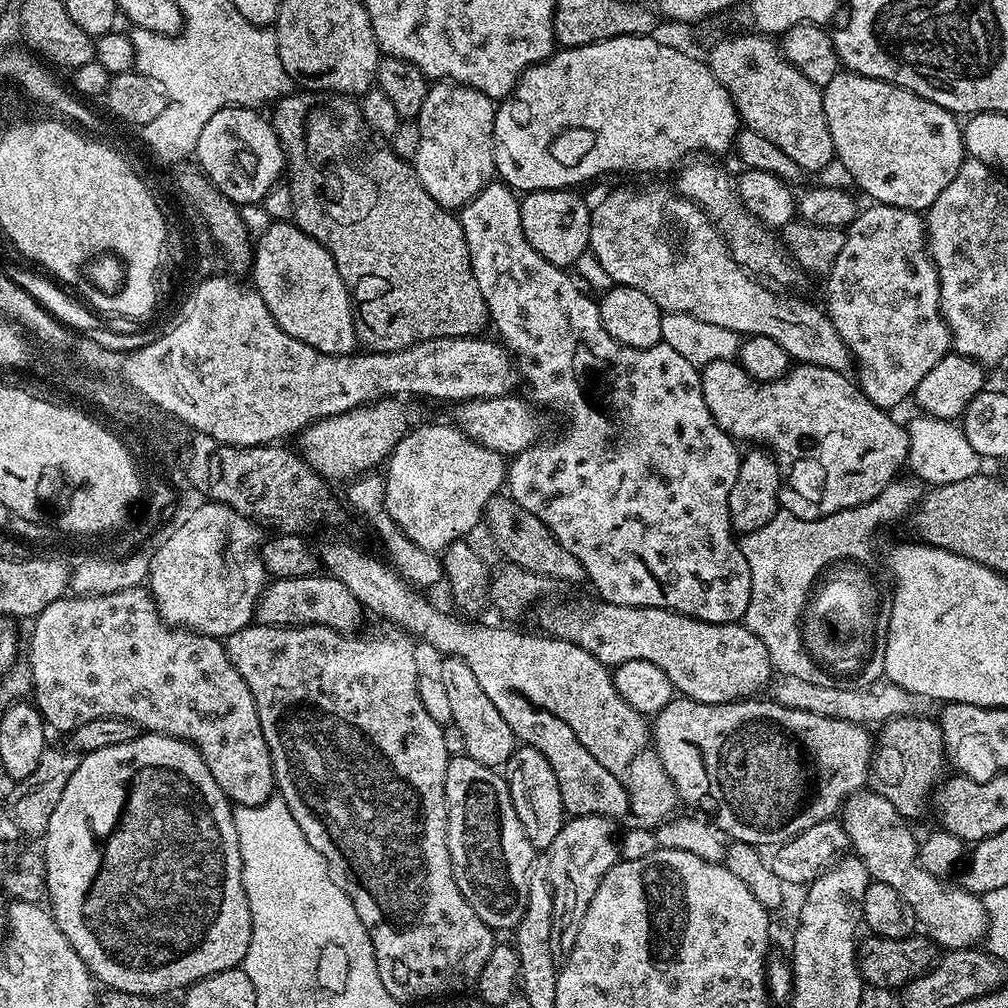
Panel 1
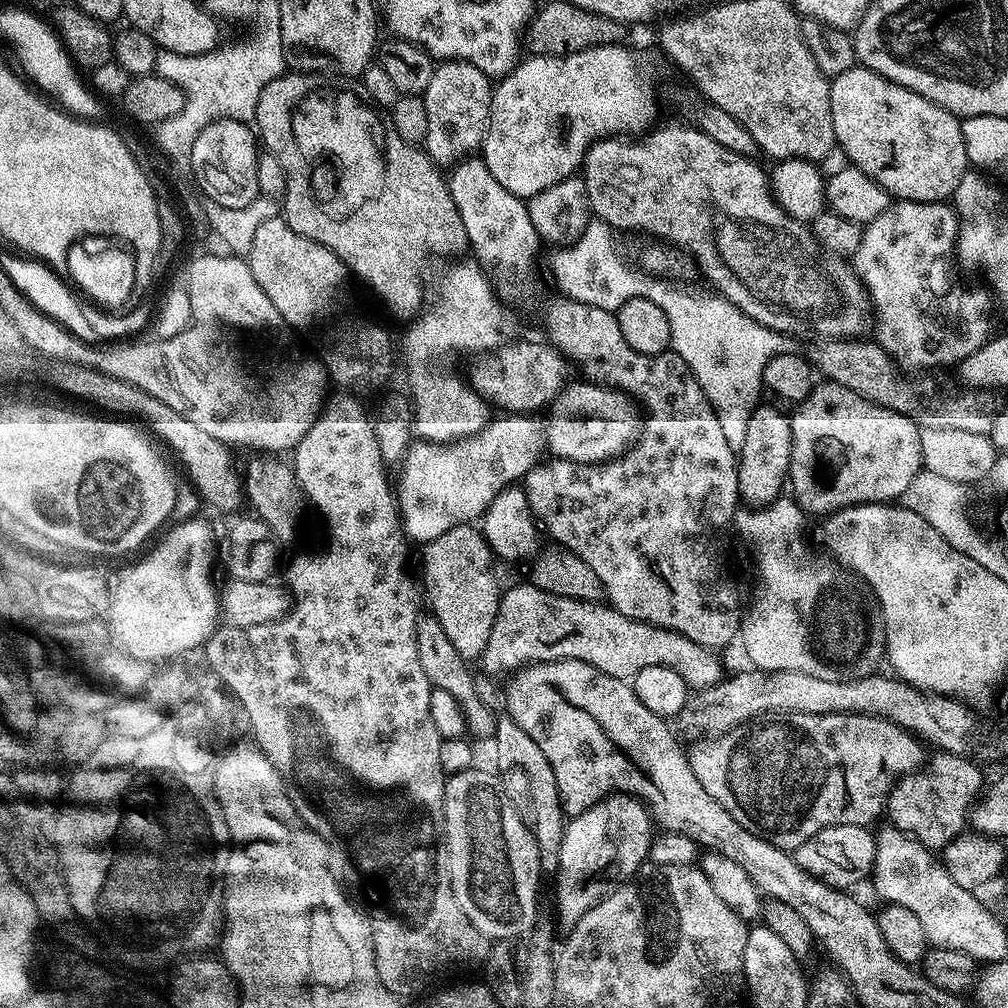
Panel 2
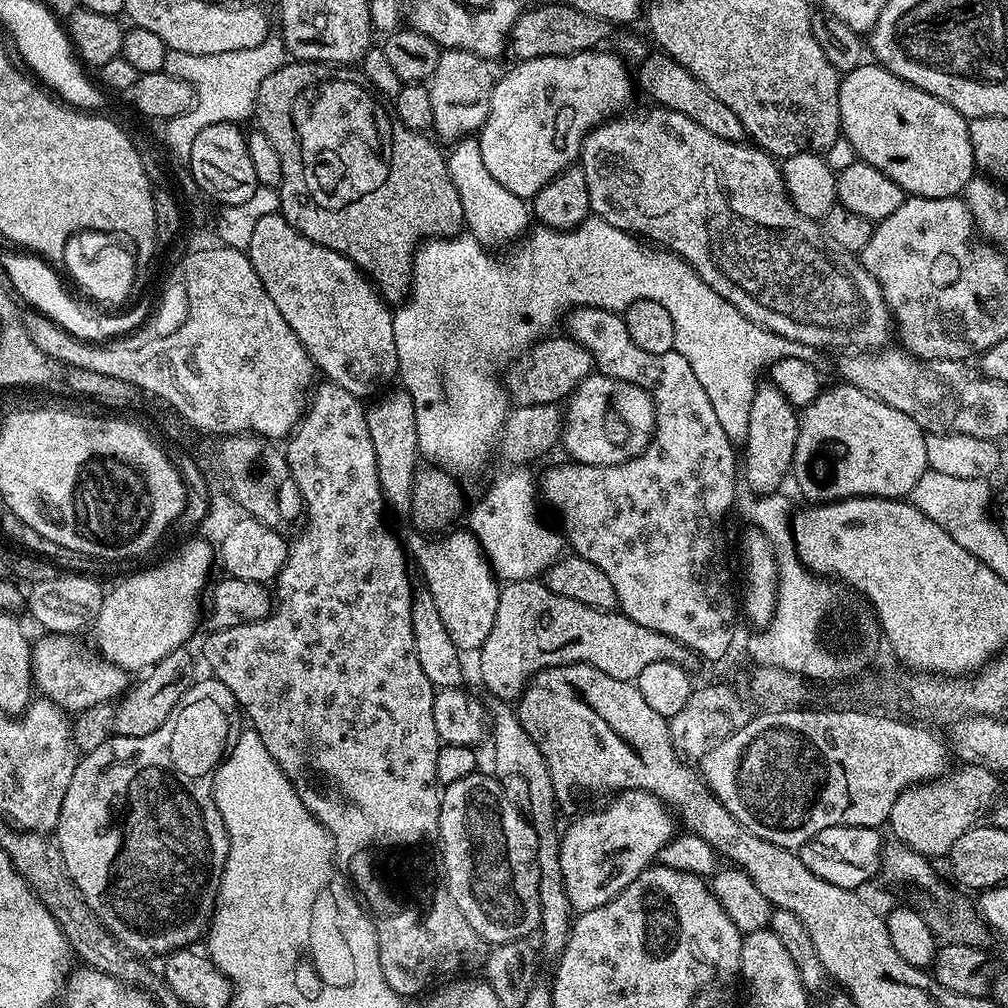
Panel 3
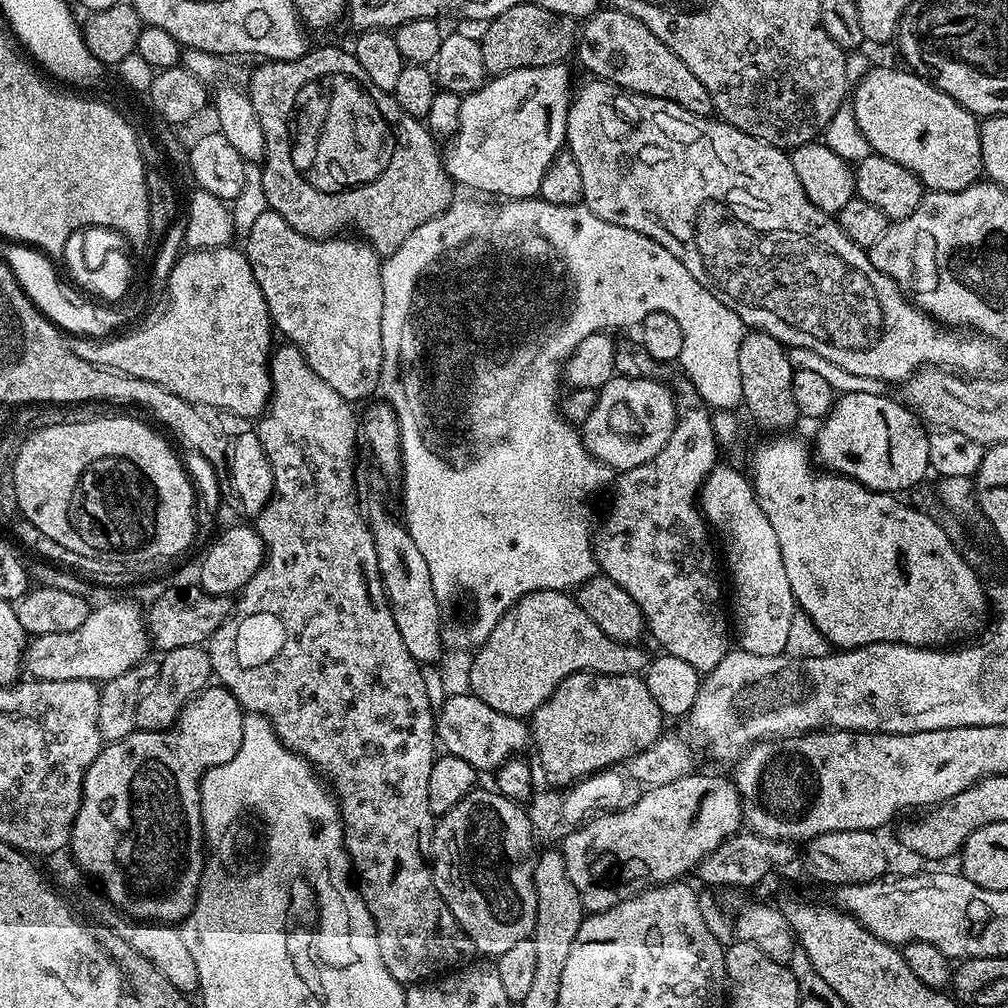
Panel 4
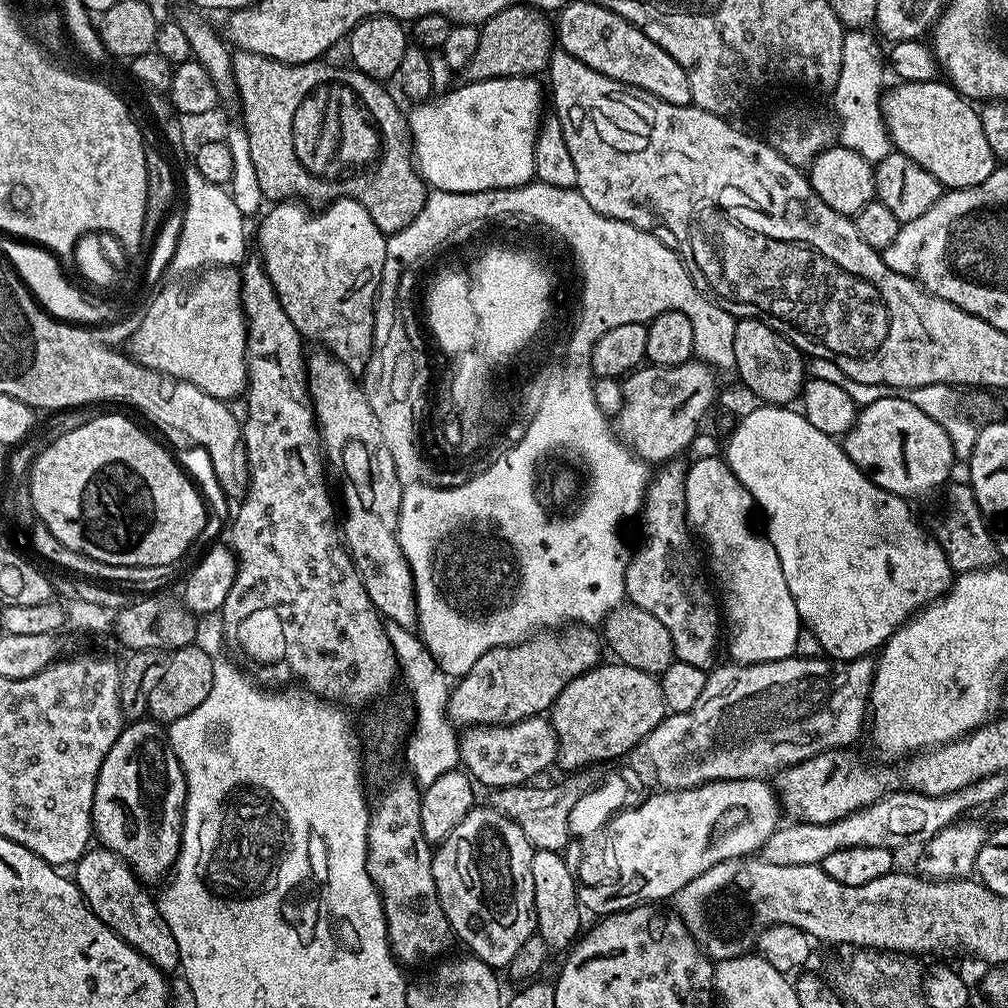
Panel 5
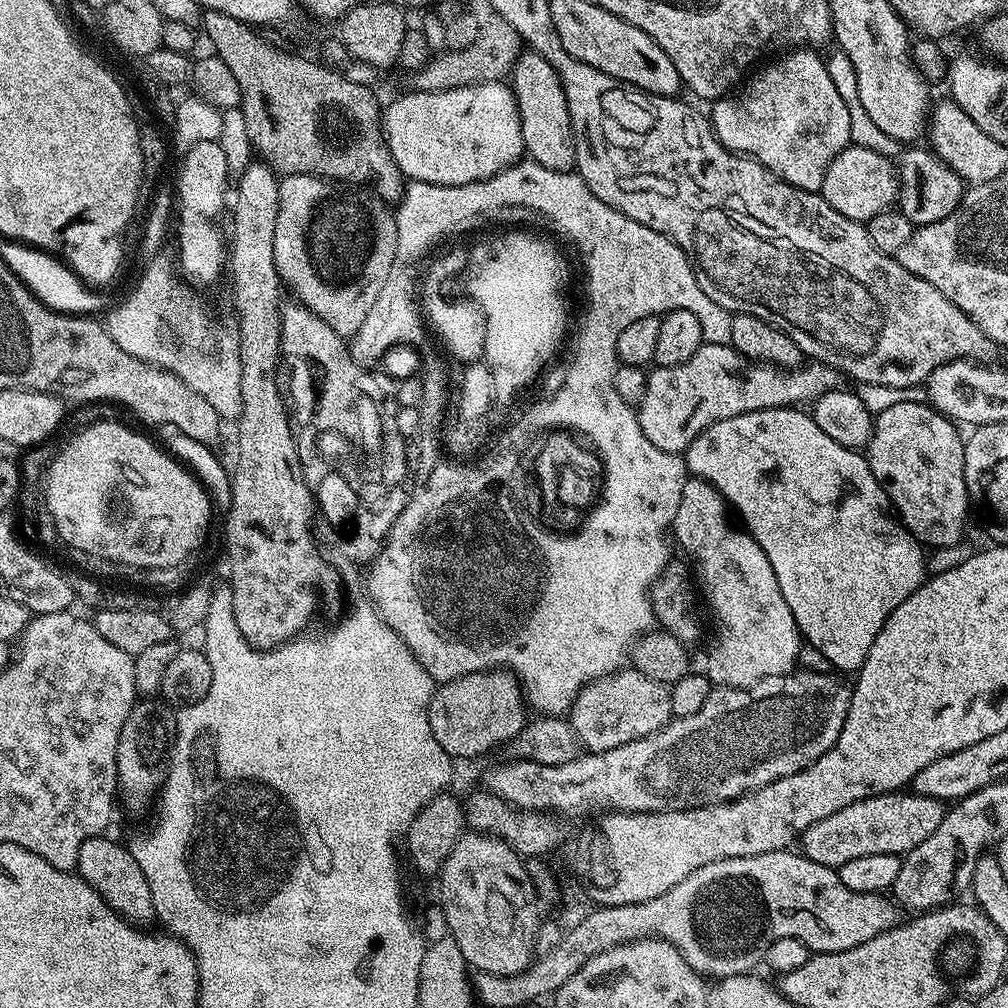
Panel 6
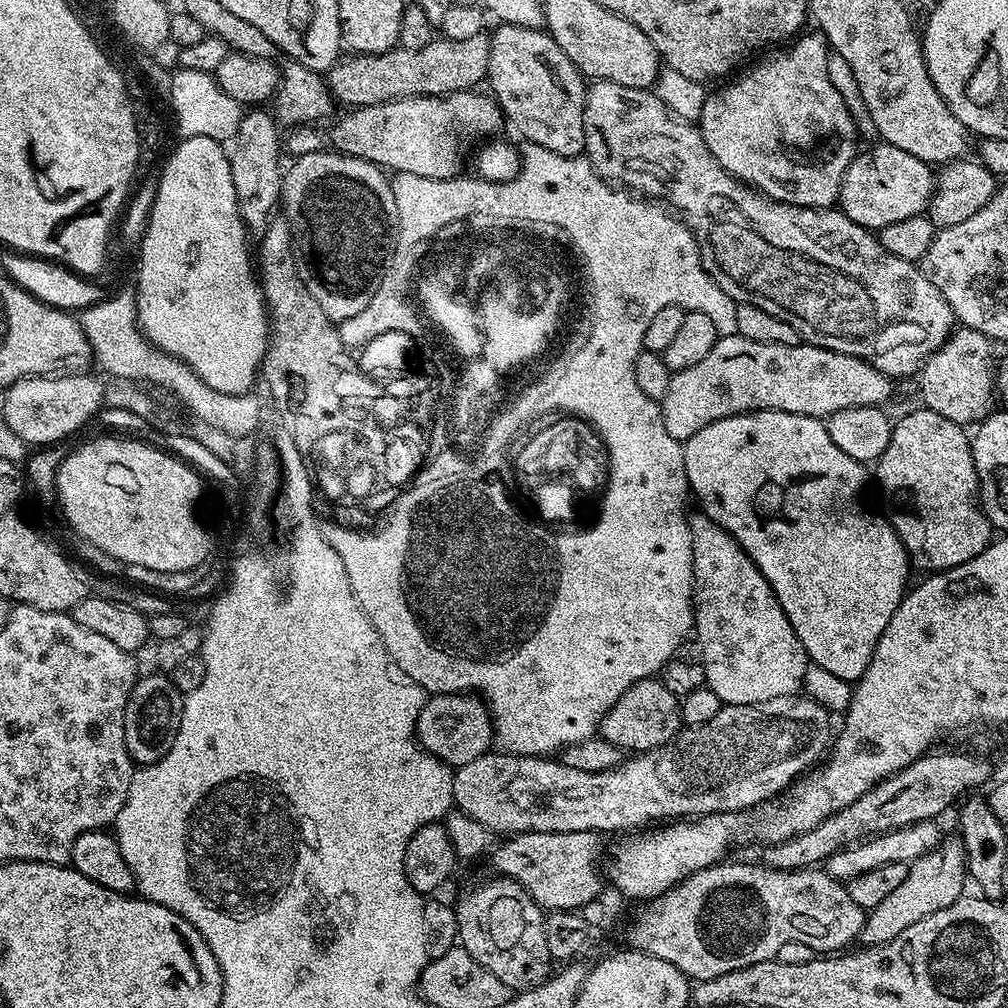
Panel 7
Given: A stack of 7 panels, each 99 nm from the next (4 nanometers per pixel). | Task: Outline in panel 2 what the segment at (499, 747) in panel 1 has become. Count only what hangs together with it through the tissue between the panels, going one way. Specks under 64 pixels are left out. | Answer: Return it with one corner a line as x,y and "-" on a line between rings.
433,614
417,615
414,627
416,627
414,635
418,646
418,662
422,662
422,670
433,688
447,690
454,697
454,702
458,702
462,710
464,727
469,733
473,732
476,736
488,736
488,738
495,737
497,713
491,712
487,702
480,697
480,692
476,689
476,680
468,669
471,668
469,661
464,660
462,654
454,648
438,618

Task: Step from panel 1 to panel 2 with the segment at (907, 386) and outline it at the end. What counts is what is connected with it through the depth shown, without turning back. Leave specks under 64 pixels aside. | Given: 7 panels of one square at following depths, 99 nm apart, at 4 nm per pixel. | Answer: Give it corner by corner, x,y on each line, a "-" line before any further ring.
896,200
889,203
888,209
878,214
878,218
863,225
862,242
858,242
858,250
850,257
852,269
868,291
874,328
876,324
875,343
879,344
880,349
892,358
892,363
901,369
909,368
912,372
920,372
923,368
959,365
960,361
974,354
974,350
978,350
990,339
989,293
971,292
956,281
954,253
957,227
958,221
951,203

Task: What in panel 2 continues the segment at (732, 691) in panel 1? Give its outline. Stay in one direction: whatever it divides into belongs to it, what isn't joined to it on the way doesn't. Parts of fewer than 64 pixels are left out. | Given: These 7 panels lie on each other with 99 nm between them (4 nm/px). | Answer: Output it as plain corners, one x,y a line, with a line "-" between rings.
524,582
513,588
503,589
497,617
494,618
493,629
482,655
482,663
484,662
486,671
498,672
546,660
584,660
590,666
602,670
602,674
610,674
610,678
627,681
631,681
638,670
646,670
646,666
666,666
674,670
674,674
679,674
688,683
689,689
703,690
714,682
712,656
713,649
698,646
698,642
690,642
690,638
669,628
660,628
657,624
647,624
624,616
607,603
550,594
531,582

